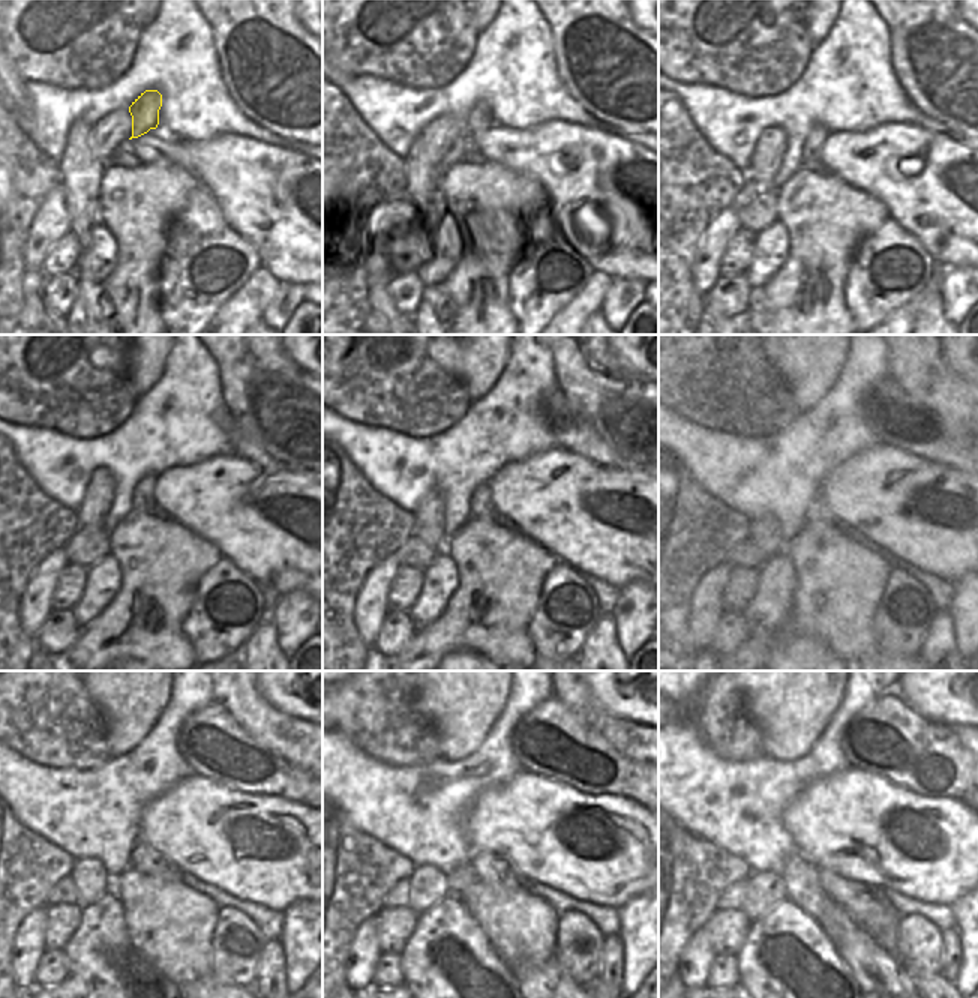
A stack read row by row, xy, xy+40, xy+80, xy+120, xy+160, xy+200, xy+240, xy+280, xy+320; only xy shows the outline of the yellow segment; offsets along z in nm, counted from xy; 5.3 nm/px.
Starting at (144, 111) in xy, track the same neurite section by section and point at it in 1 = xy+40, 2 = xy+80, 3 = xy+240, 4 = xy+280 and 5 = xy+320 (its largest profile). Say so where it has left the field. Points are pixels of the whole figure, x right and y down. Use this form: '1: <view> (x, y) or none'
1: xy+40 (479, 119)
2: xy+80 (812, 156)
3: xy+240 (146, 860)
4: xy+280 (492, 871)
5: xy+320 (867, 907)

